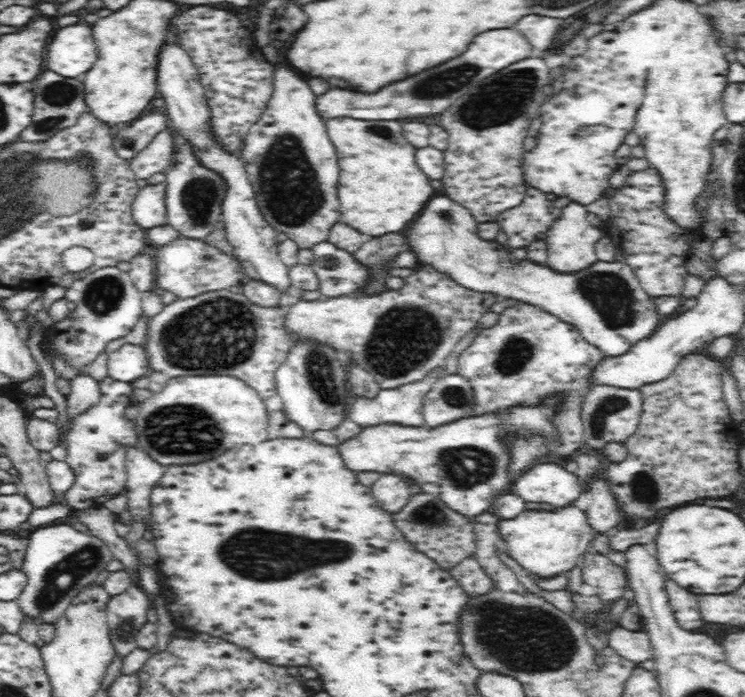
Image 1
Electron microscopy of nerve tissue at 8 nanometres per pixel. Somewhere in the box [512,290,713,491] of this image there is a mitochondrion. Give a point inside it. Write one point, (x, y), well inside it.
(603, 408)

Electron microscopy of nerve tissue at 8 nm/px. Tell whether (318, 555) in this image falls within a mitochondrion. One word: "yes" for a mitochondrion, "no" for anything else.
yes

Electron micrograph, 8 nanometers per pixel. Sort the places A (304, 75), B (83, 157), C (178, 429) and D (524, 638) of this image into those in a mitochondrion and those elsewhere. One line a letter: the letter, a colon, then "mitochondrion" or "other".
A: other
B: mitochondrion
C: mitochondrion
D: mitochondrion

